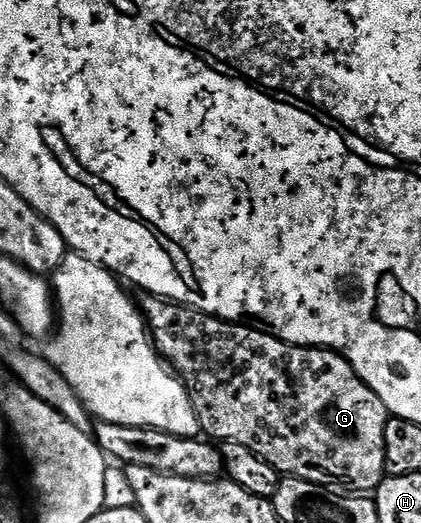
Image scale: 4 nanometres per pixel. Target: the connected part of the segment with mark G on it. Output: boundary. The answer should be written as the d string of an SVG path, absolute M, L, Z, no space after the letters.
M151 295L145 296L143 299L145 301L142 301L142 312L149 325L154 344L163 360L179 374L184 384L188 386L196 414L200 419L200 428L209 438L220 443L226 441L242 443L242 447L250 447L250 451L254 451L262 459L266 459L266 463L273 465L280 474L289 477L301 477L315 485L339 487L344 491L355 491L360 495L368 495L382 484L386 476L384 436L390 414L388 408L382 403L382 399L378 399L378 395L374 395L374 391L370 391L368 384L357 375L354 367L342 354L336 352L335 349L288 345L284 341L279 341L273 333L266 333L263 329L255 328L248 323L223 321L222 318L212 317L208 313L192 308L191 305L177 305L174 301Z

